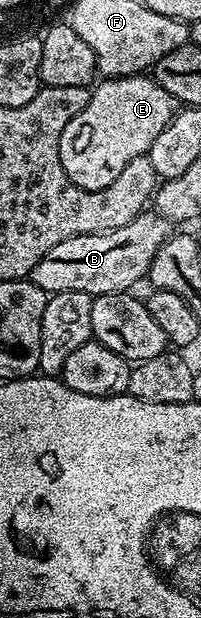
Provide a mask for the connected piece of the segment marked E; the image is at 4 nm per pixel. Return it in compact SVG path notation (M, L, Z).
M137 75L134 77L110 77L101 80L90 92L90 103L66 123L66 131L62 131L58 143L58 155L62 159L62 171L78 187L86 191L102 191L122 175L130 159L145 156L150 147L154 147L154 139L170 124L178 112L178 102L166 87L156 82L155 76Z

